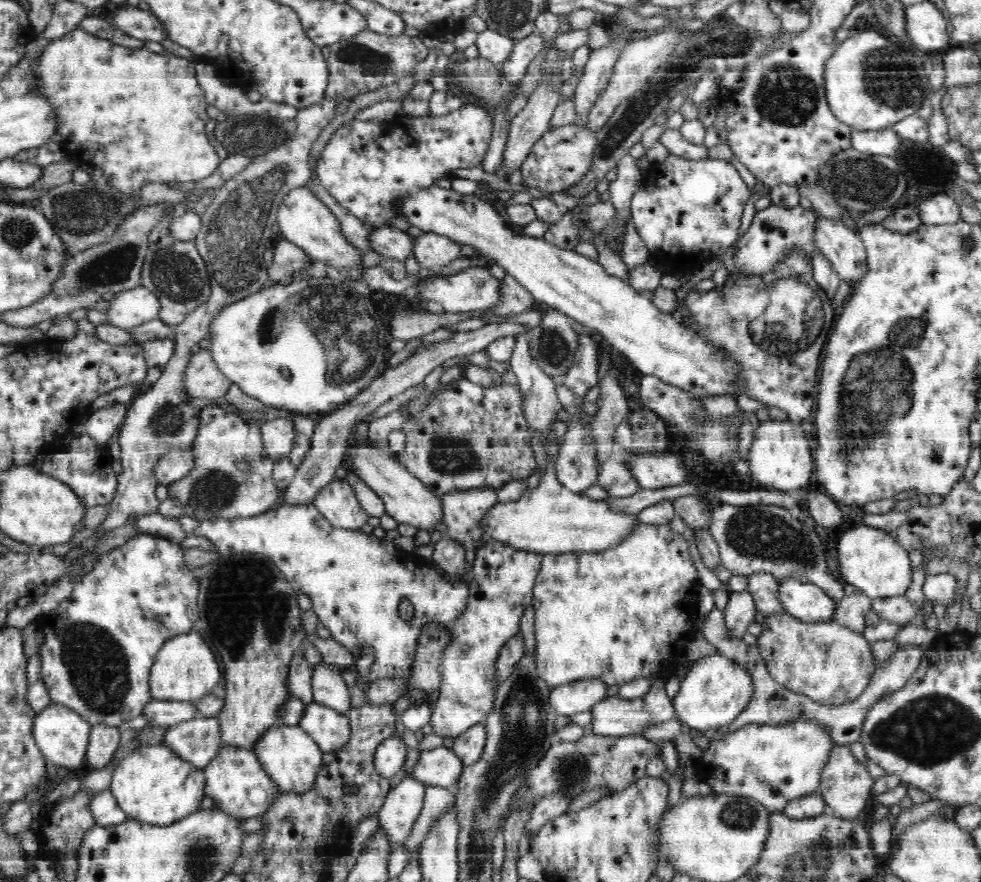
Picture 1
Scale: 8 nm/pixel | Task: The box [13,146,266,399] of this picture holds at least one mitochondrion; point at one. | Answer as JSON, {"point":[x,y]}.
{"point":[76,212]}

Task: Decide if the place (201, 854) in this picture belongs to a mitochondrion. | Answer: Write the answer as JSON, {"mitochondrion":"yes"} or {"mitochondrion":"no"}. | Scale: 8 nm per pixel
{"mitochondrion":"yes"}

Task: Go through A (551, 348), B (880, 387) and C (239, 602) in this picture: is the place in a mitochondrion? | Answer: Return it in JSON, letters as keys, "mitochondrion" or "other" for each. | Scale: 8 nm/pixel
{"A":"mitochondrion","B":"mitochondrion","C":"mitochondrion"}

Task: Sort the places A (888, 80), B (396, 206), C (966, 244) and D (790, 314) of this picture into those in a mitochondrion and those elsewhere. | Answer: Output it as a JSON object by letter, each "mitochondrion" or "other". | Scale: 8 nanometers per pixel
{"A":"mitochondrion","B":"other","C":"mitochondrion","D":"mitochondrion"}

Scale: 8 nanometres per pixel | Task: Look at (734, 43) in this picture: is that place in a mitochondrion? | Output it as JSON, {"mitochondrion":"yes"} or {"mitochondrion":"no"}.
{"mitochondrion":"yes"}

